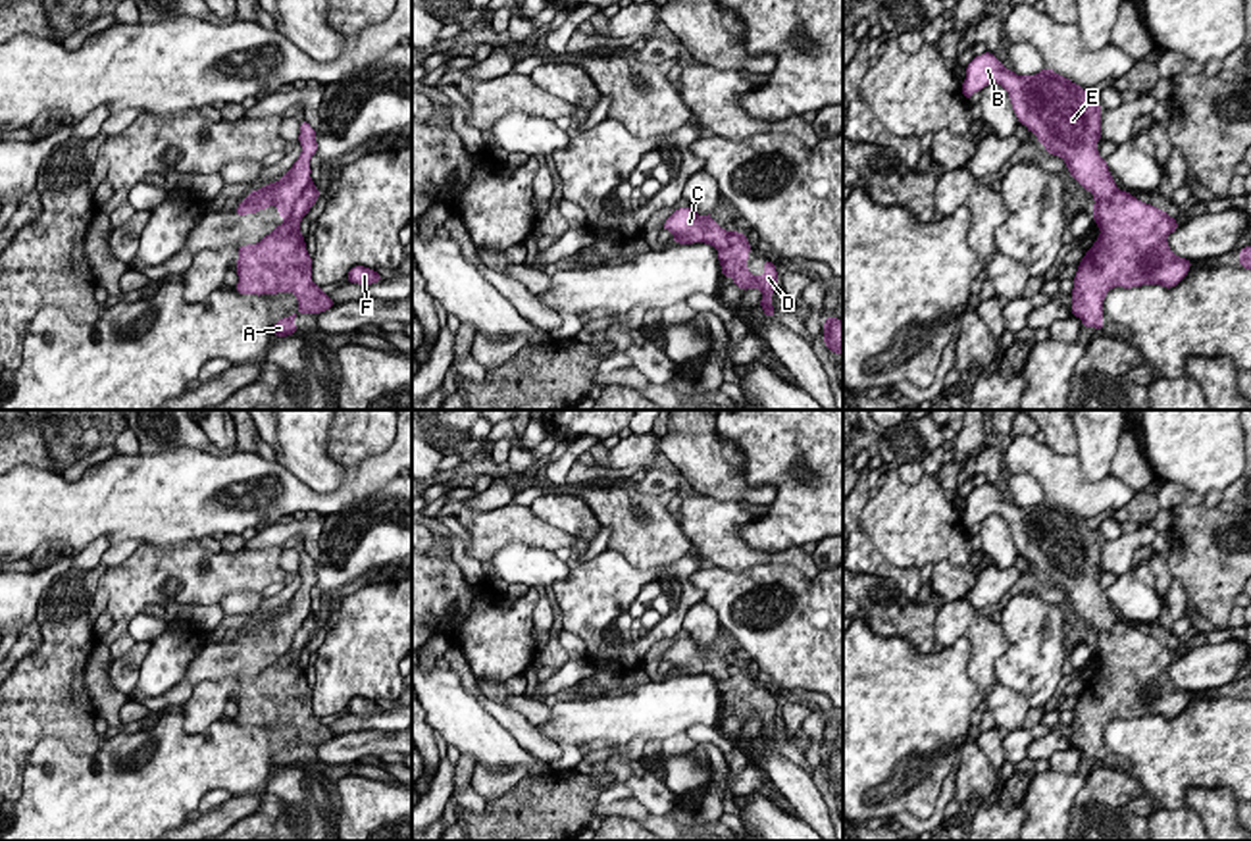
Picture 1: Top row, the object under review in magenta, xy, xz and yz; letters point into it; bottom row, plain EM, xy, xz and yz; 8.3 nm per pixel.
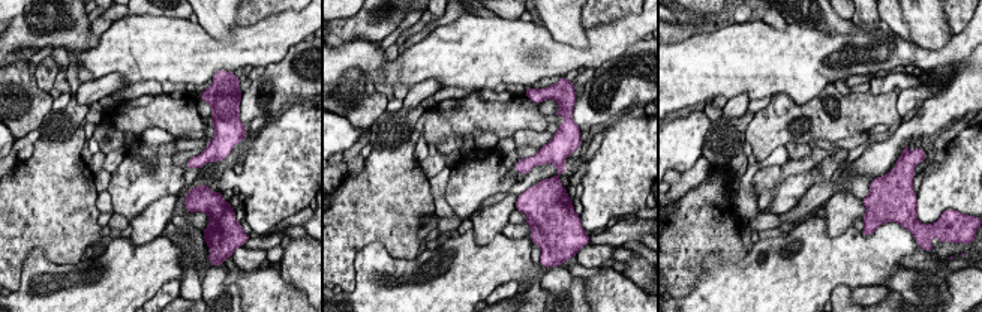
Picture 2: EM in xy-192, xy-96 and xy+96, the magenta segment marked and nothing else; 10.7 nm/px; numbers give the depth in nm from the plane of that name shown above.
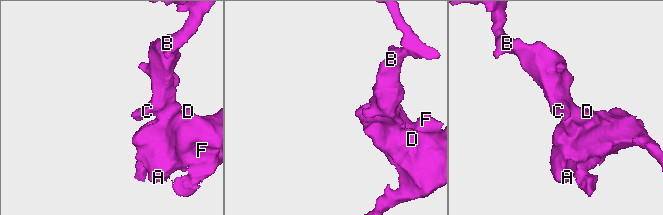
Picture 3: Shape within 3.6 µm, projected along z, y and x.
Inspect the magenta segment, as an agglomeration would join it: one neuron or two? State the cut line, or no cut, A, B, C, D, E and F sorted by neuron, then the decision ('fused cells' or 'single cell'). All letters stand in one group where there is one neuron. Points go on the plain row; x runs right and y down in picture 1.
xy (310, 611), (285, 649) | A D F / B C E | fused cells

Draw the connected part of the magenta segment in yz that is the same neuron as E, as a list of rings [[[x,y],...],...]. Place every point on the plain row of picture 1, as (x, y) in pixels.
[[[991,483],[966,497],[960,522],[966,531],[983,518],[999,514],[1022,556],[1045,581],[1064,591],[1066,600],[1095,629],[1111,633],[1116,614],[1095,575],[1101,572],[1101,535],[1084,518],[1043,498],[1035,506],[1016,506]]]

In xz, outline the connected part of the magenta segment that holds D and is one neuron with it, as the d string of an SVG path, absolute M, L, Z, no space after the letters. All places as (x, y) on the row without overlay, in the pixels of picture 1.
M731 662L728 668L729 677L718 681L718 691L722 697L722 708L731 708L733 716L737 716L743 722L749 720L760 720L762 731L760 739L764 741L766 749L774 749L774 737L772 737L772 726L778 714L778 701L770 691L764 691L764 704L751 706L747 699L751 675L747 668L739 662Z

